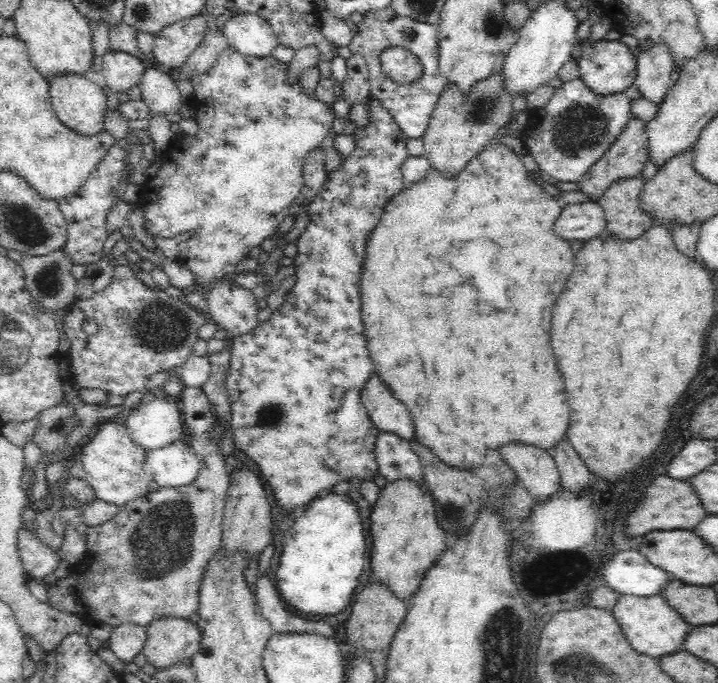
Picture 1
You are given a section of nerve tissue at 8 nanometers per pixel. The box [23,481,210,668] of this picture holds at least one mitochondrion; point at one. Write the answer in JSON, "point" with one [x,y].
{"point":[162,542]}

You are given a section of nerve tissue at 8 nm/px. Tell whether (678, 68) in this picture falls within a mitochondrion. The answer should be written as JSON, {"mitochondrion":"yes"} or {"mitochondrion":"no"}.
{"mitochondrion":"no"}

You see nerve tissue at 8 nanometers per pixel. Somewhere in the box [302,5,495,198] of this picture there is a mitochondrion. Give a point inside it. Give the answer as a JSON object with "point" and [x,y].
{"point":[410,35]}

